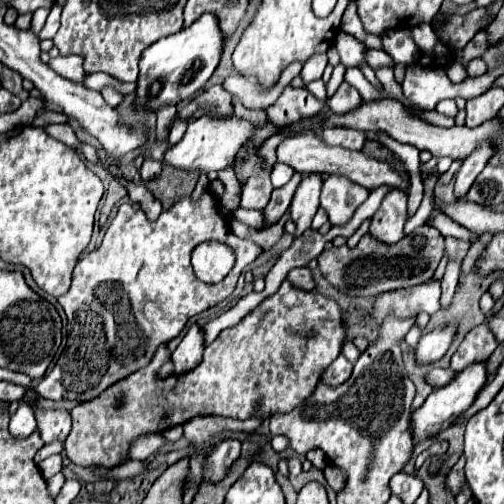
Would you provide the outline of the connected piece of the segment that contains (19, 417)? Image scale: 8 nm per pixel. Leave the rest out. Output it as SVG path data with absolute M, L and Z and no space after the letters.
M21 400L17 412L11 416L9 432L11 432L15 438L25 438L25 436L31 434L35 428L37 428L35 412L33 412L33 408L31 408L25 400Z

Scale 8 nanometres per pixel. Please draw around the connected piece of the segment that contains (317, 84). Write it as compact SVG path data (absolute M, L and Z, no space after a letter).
M315 80L315 82L307 84L307 90L309 90L319 102L325 102L325 100L327 100L327 90L325 90L325 82L323 82L323 80Z

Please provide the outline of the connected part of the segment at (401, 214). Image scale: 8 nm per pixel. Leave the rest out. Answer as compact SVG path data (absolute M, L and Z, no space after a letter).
M395 188L391 190L381 208L377 210L377 214L373 216L371 222L371 236L375 236L377 240L383 240L387 244L395 244L403 238L403 226L409 220L407 216L407 192Z

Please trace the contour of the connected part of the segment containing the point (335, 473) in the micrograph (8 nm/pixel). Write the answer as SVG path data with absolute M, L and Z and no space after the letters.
M327 466L325 470L325 478L327 478L327 484L337 492L339 488L343 488L343 472L339 472L339 468L335 468L335 466Z

